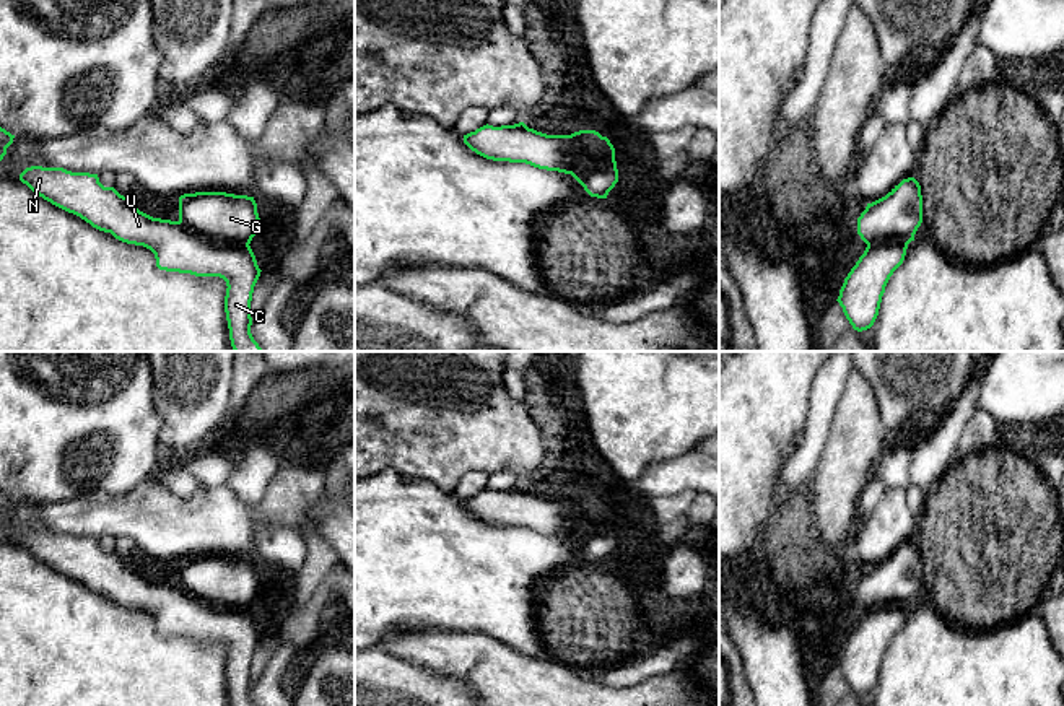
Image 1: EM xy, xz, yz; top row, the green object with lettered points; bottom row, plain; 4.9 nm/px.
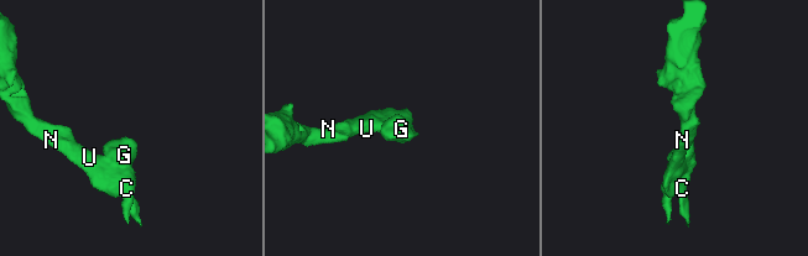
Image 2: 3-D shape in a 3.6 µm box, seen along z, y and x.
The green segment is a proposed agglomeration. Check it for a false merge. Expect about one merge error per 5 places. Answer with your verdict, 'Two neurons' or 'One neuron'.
One neuron

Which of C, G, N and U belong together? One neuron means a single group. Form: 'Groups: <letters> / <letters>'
Groups: C G N U

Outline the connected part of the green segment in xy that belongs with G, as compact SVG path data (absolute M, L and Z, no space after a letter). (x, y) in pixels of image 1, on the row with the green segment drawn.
M31 166L20 181L93 228L150 249L159 270L223 278L233 350L262 351L251 333L251 301L262 272L249 246L260 223L254 197L184 194L179 197L179 220L171 221L140 211L114 187L104 187L98 174Z

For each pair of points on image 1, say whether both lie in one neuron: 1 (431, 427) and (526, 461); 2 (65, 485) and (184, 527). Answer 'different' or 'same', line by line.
1: same
2: different

